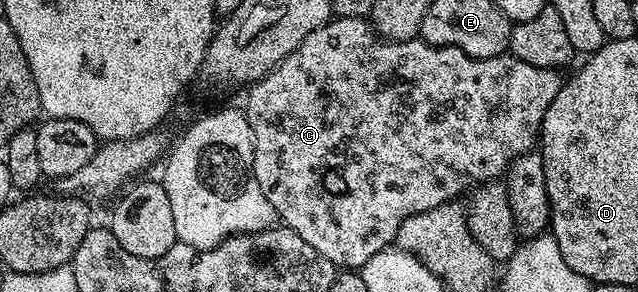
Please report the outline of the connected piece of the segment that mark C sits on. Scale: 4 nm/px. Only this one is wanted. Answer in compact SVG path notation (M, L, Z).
M335 17L314 29L302 41L294 53L287 55L270 73L266 73L247 88L248 104L242 110L248 116L254 149L252 172L258 181L258 189L266 193L266 201L274 205L279 222L288 227L306 245L314 245L322 257L326 257L338 269L359 269L364 266L374 253L391 248L396 241L396 234L406 221L406 217L414 217L418 213L426 213L426 209L434 209L443 203L453 202L465 191L496 180L507 172L514 160L529 154L537 146L540 138L540 126L546 117L546 109L550 109L550 101L558 97L561 76L547 67L526 65L526 61L515 59L511 53L471 59L466 52L457 47L436 47L425 43L417 37L405 43L389 43L387 39L376 34L375 27L368 19Z

